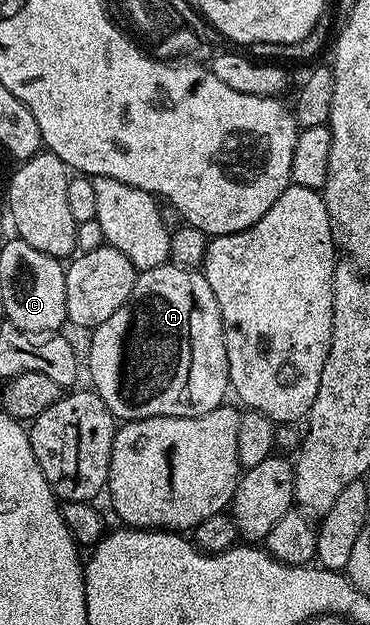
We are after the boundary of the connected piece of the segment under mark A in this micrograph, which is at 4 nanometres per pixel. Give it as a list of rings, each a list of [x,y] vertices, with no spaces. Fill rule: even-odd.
[[[167,262],[156,266],[147,272],[139,272],[138,281],[134,284],[132,294],[108,322],[93,329],[91,338],[91,348],[88,353],[90,360],[90,380],[93,391],[98,393],[99,398],[108,406],[108,410],[119,421],[143,420],[153,416],[203,416],[212,410],[223,407],[222,400],[228,396],[230,388],[230,371],[228,370],[228,358],[226,357],[226,343],[224,342],[224,330],[222,329],[222,319],[220,318],[220,306],[216,306],[216,294],[212,294],[212,286],[208,286],[206,277],[201,271],[192,268],[180,268],[174,263]]]

